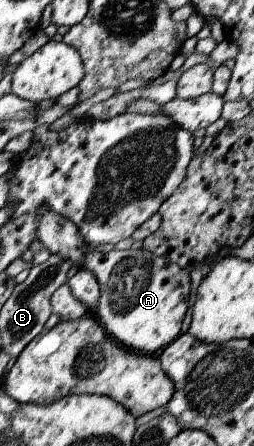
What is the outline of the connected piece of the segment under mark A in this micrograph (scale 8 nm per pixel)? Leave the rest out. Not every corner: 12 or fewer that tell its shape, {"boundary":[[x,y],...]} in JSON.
{"boundary":[[41,206],[37,238],[96,276],[108,336],[154,355],[182,334],[188,271],[144,248],[89,249]]}

